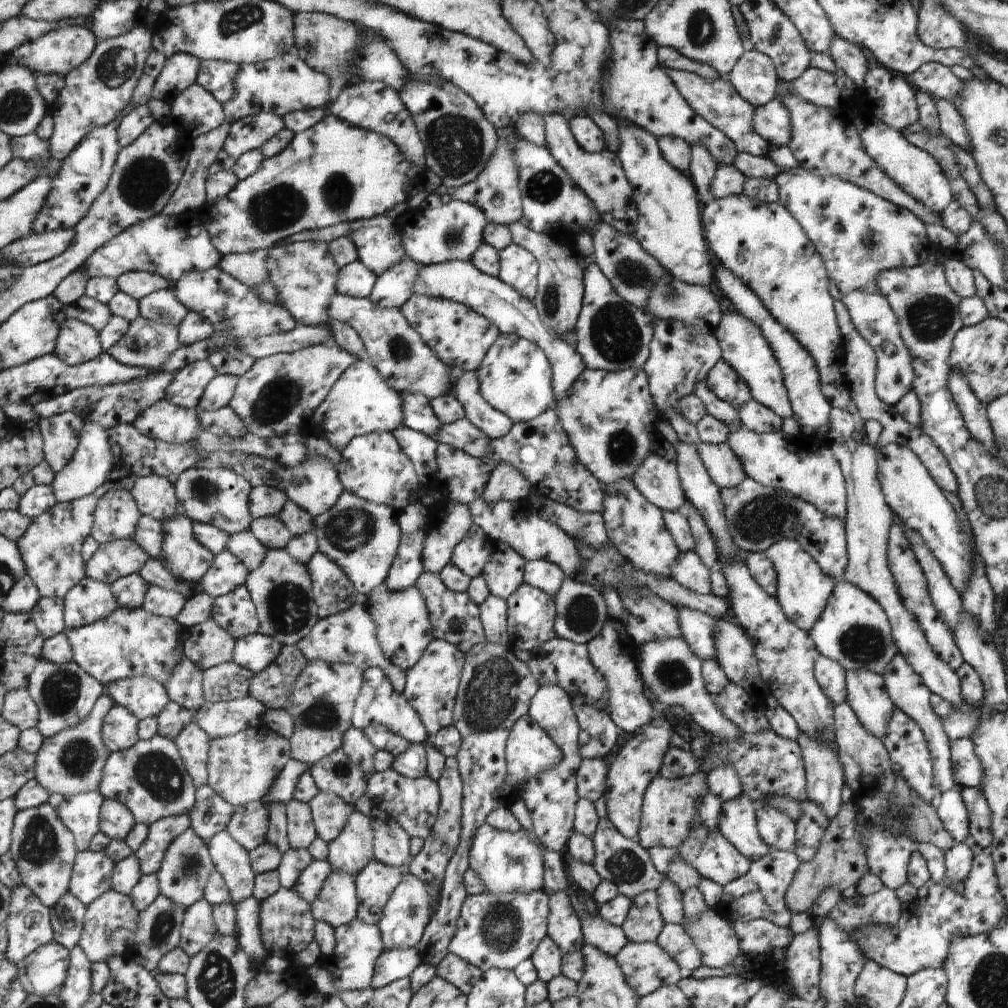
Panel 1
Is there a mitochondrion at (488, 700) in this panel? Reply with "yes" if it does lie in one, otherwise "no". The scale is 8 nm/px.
yes

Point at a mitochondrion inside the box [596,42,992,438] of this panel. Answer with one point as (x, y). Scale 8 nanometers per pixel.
(929, 317)

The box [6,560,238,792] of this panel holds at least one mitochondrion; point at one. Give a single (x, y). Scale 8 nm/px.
(60, 691)

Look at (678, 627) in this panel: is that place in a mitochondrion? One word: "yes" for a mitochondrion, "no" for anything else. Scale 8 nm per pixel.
no

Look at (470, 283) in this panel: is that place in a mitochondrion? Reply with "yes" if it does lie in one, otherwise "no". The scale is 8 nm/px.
no

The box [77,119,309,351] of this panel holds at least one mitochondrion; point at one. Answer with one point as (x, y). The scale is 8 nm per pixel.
(143, 178)

